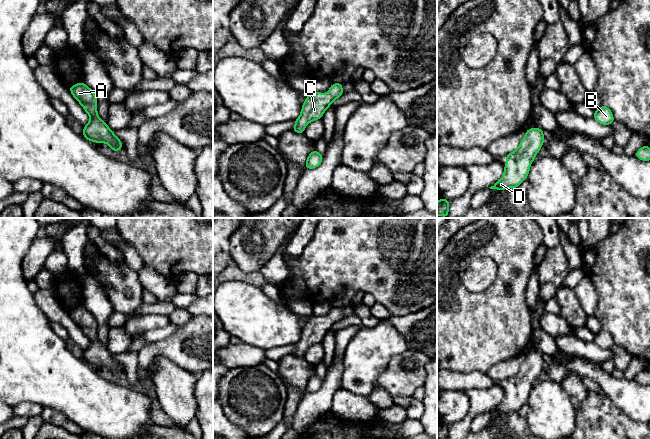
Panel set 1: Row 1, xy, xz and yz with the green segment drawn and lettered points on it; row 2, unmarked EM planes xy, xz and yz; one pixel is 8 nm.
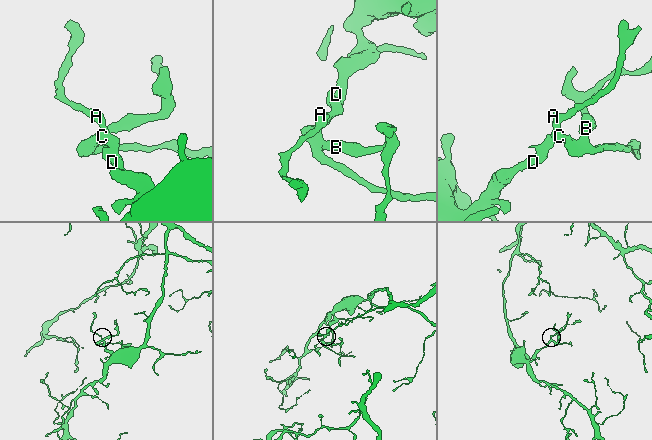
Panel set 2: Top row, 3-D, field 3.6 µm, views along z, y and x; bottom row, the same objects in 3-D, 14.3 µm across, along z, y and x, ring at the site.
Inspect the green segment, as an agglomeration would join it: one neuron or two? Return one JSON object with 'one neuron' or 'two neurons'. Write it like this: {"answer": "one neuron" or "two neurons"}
{"answer": "one neuron"}

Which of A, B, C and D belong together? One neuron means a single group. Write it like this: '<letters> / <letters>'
A B C D

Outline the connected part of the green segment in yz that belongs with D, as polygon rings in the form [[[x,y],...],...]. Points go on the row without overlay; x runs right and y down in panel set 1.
[[[536,351],[526,354],[519,371],[514,376],[506,379],[503,401],[489,411],[490,413],[518,412],[527,403],[531,387],[545,365],[543,355],[543,353]]]

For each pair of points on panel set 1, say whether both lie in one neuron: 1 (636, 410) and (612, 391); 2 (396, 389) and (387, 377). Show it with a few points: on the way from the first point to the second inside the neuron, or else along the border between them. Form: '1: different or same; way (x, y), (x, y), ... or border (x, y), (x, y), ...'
1: same; way (630, 404), (623, 397), (617, 397)
2: same; way (396, 386), (390, 380)

